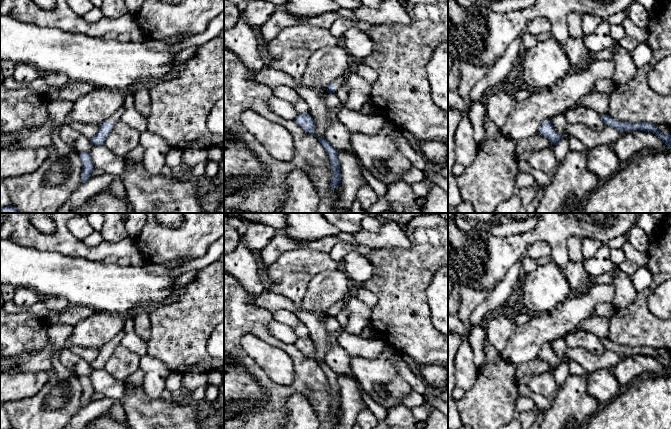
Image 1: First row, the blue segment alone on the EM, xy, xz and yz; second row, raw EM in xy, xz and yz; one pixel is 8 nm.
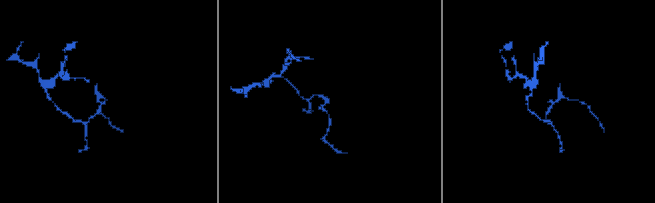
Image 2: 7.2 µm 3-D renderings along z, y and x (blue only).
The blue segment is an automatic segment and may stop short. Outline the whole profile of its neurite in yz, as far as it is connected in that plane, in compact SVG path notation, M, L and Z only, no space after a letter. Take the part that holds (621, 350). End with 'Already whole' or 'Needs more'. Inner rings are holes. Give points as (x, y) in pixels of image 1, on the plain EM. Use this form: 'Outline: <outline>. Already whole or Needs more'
Outline: M608 338L601 339L602 345L606 350L614 351L615 353L622 356L634 356L637 354L651 356L658 360L668 372L671 370L671 358L665 358L658 353L658 349L654 349L648 346L630 347L621 346L611 342Z. Already whole

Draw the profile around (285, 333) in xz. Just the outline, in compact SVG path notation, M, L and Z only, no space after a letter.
M274 318L268 323L268 331L273 337L287 344L294 344L298 339L292 327L280 323Z

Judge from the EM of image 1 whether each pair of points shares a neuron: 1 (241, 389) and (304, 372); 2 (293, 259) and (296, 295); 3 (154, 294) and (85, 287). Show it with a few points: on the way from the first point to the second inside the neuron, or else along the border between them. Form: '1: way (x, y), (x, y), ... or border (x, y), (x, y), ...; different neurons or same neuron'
1: border (243, 366), (263, 392), (263, 396), (253, 404); different neurons
2: way (291, 268), (289, 272), (294, 286); same neuron
3: way (137, 288), (102, 288); same neuron

